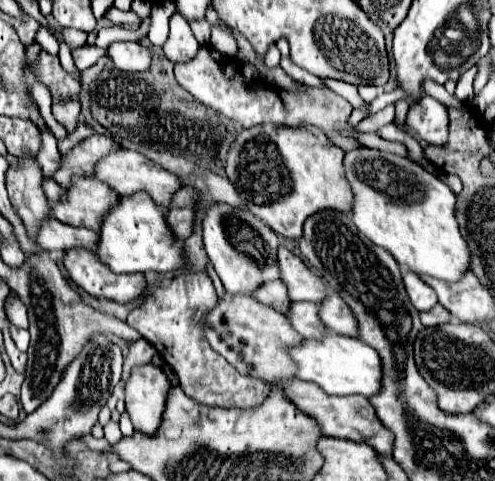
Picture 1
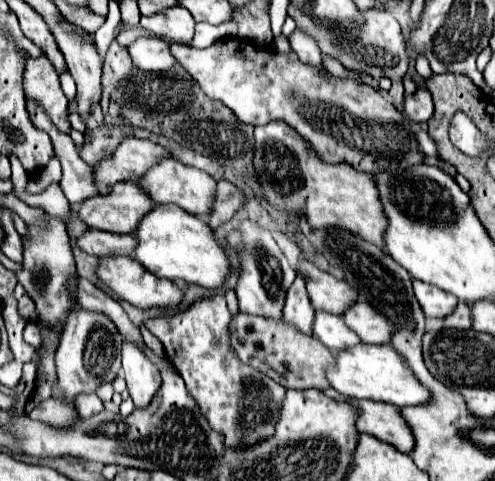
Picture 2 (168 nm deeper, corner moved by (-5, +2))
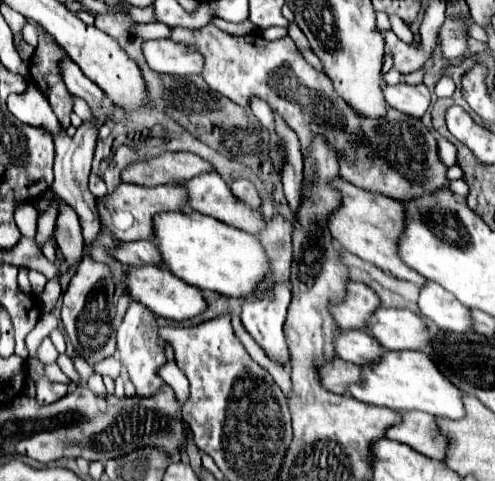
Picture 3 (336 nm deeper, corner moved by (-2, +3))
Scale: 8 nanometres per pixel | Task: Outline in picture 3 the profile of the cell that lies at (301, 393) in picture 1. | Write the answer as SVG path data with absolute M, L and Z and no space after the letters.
M407 411L401 413L403 421L387 431L387 437L399 443L413 447L415 451L431 457L431 459L445 459L449 441L441 433L437 419L429 413L421 411Z

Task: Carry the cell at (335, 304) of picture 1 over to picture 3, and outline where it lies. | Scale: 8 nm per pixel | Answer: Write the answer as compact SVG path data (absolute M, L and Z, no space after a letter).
M379 307L367 321L367 333L371 333L387 351L425 349L431 343L423 317L409 309Z

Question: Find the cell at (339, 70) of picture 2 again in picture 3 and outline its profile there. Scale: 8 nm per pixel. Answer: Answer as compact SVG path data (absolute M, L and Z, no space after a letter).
M291 22L288 27L288 35L299 49L310 49L309 42L304 33L299 29L295 22Z

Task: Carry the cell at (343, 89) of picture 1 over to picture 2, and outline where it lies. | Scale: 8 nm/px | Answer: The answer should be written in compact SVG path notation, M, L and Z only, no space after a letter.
M296 30L292 36L290 36L290 44L292 44L292 50L296 52L296 56L314 66L314 68L320 68L320 72L326 72L324 64L322 64L322 58L320 58L320 50L316 46L316 42L312 38L308 38L308 34L304 34L302 30Z

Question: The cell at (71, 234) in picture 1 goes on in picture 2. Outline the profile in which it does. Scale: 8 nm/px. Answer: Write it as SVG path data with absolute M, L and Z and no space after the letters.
M90 228L78 236L76 246L92 256L128 256L136 246L136 238L134 234L114 234Z

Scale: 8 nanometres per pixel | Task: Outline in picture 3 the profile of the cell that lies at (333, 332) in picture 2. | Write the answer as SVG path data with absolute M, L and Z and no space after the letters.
M341 331L335 349L343 361L355 365L369 365L369 361L377 361L383 353L381 345L377 345L377 341L373 341L365 331Z

